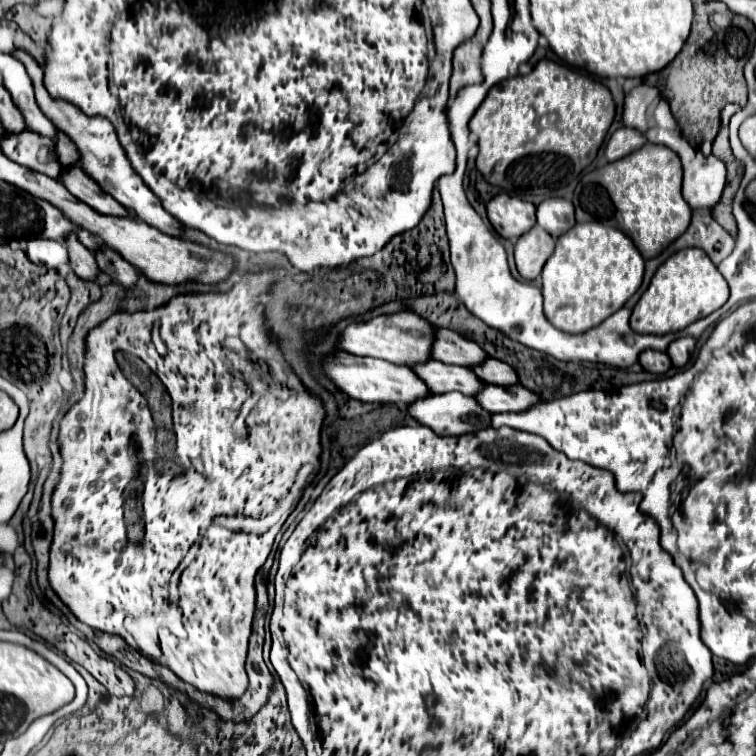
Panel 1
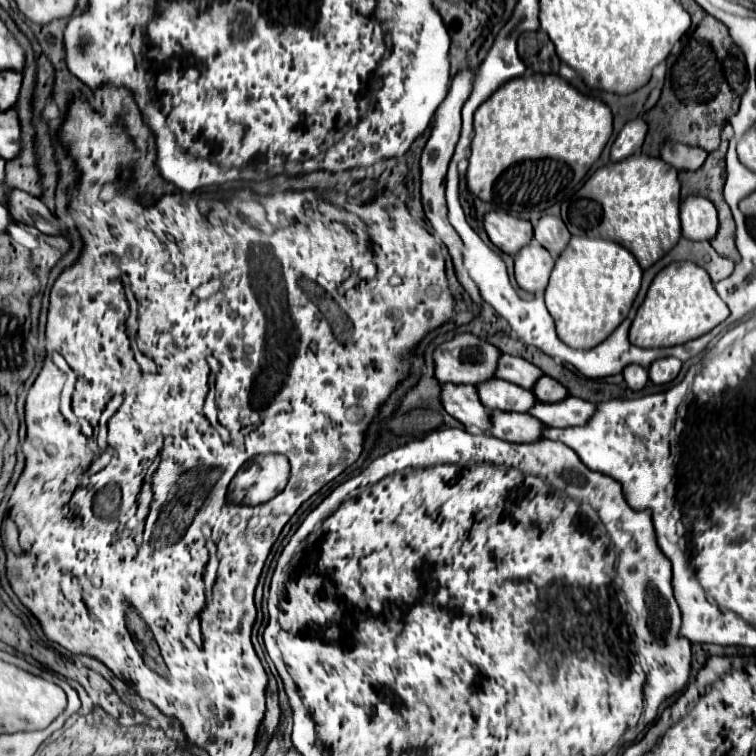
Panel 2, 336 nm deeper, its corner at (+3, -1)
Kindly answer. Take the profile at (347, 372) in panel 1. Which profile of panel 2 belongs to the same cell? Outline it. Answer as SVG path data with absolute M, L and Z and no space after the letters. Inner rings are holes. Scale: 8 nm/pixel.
M441 386L443 408L457 418L467 428L479 428L481 432L489 432L491 412L481 404L475 386Z

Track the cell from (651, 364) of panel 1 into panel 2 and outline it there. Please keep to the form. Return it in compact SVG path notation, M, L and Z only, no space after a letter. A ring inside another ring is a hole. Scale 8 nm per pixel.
M629 364L629 366L623 370L623 378L625 378L625 382L627 382L627 386L629 386L631 390L641 390L641 388L647 384L647 380L649 380L647 370L641 368L639 364Z

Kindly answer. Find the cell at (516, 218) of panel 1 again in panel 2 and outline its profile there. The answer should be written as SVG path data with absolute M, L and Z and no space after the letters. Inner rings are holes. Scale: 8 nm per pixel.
M500 210L485 214L485 232L489 240L505 254L515 254L533 240L531 222L513 218Z

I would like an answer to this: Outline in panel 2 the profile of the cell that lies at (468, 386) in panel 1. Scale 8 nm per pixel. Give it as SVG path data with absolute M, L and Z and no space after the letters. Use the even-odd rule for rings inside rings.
M489 380L477 386L481 402L489 410L501 410L501 412L529 412L533 404L537 404L537 398L531 390L513 386L505 380Z

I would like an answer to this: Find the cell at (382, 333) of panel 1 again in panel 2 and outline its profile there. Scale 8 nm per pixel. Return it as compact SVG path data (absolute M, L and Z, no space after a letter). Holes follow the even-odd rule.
M461 334L441 344L435 350L433 358L435 358L435 376L441 384L481 384L495 378L501 350L473 334Z

